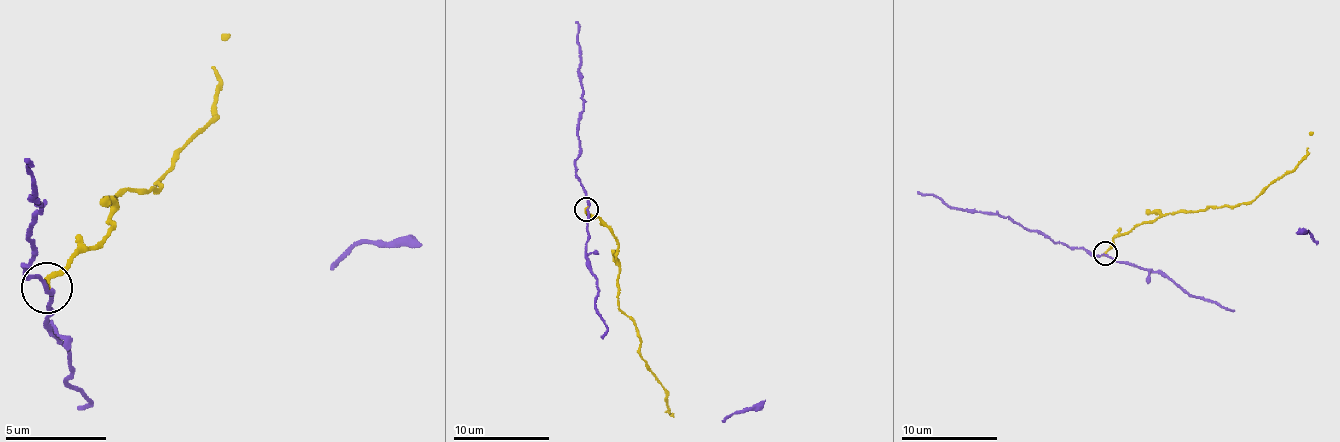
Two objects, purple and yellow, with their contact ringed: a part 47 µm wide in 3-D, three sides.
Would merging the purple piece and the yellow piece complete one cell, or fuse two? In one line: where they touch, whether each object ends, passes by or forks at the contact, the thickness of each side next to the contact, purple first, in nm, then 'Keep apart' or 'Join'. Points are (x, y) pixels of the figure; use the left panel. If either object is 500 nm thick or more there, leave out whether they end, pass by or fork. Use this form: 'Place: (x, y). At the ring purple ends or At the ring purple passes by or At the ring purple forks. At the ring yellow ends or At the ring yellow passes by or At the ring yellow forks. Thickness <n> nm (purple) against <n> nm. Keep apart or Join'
Place: (47, 287). At the ring purple passes by. At the ring yellow ends. Thickness 160 nm (purple) against 240 nm. Keep apart

